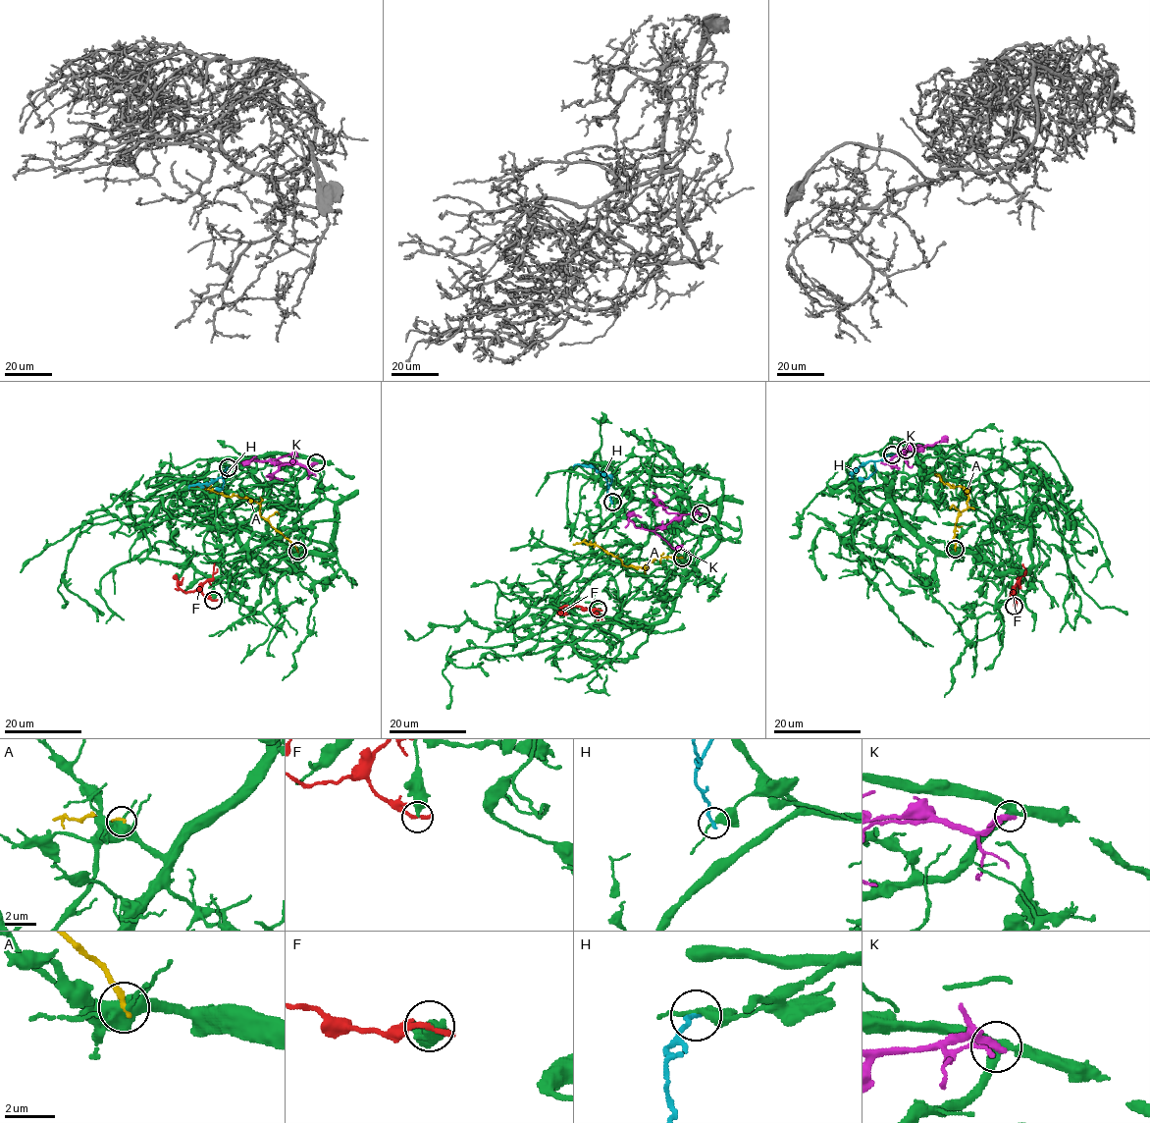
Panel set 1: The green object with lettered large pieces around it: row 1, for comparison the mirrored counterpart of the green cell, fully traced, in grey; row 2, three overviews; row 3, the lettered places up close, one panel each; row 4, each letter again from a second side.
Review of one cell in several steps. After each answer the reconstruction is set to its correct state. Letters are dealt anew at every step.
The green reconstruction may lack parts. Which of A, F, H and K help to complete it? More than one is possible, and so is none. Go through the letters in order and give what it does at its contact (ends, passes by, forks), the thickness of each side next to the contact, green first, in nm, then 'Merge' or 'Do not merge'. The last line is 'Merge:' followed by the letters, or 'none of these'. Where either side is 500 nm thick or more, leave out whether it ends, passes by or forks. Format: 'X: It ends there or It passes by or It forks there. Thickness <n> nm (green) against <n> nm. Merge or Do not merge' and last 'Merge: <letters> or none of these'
A: It ends there. Thickness 440 nm (green) against 280 nm. Do not merge
F: It ends there. Thickness 360 nm (green) against 280 nm. Do not merge
H: It ends there. Thickness 340 nm (green) against 190 nm. Do not merge
K: It ends there. Thickness 360 nm (green) against 380 nm. Do not merge
Merge: none of these

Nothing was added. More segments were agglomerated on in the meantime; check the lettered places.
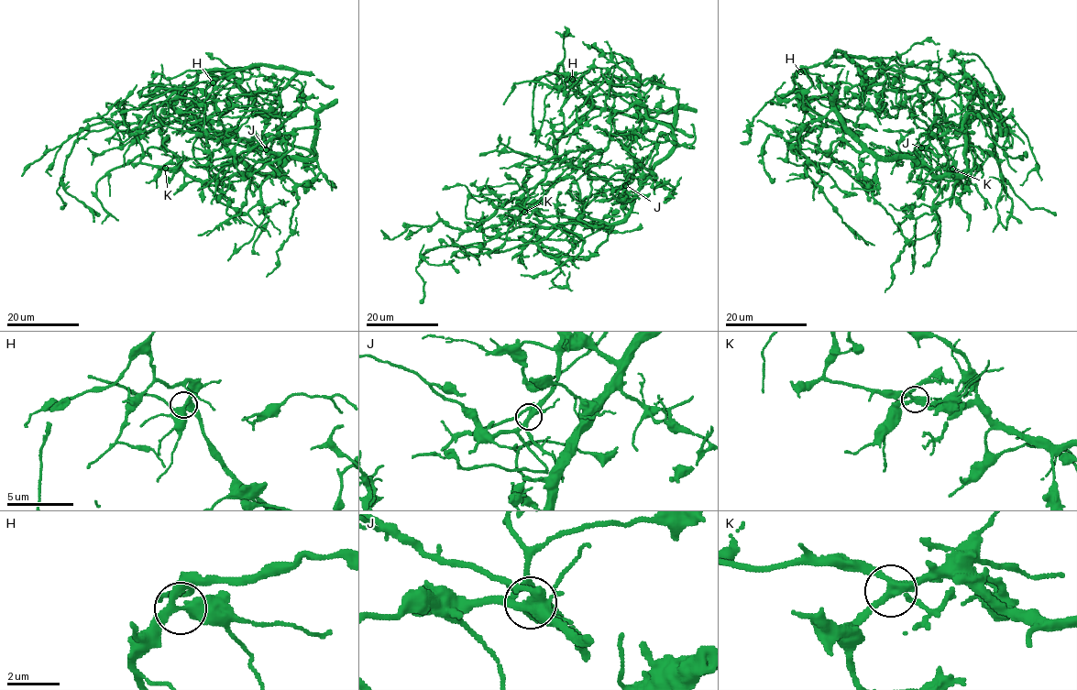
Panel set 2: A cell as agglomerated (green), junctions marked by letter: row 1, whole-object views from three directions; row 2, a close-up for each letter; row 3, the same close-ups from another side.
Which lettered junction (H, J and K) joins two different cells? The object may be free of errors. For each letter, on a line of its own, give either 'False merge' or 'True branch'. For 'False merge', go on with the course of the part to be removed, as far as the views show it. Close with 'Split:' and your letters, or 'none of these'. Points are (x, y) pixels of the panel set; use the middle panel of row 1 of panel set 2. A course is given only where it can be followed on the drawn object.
H: True branch
J: False merge. Course of the part to remove: (625, 185), (594, 196)
K: True branch
Split: J

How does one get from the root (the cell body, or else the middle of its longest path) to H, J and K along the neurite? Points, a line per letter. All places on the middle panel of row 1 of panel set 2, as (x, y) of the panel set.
H: (585, 223), (539, 226), (536, 235), (509, 213), (544, 178), (558, 138), (593, 107), (571, 79)
J: (585, 223), (612, 224), (620, 221), (650, 171), (636, 166), (632, 178), (625, 185)
K: (585, 223), (610, 224), (588, 217), (542, 215), (533, 211), (523, 213)

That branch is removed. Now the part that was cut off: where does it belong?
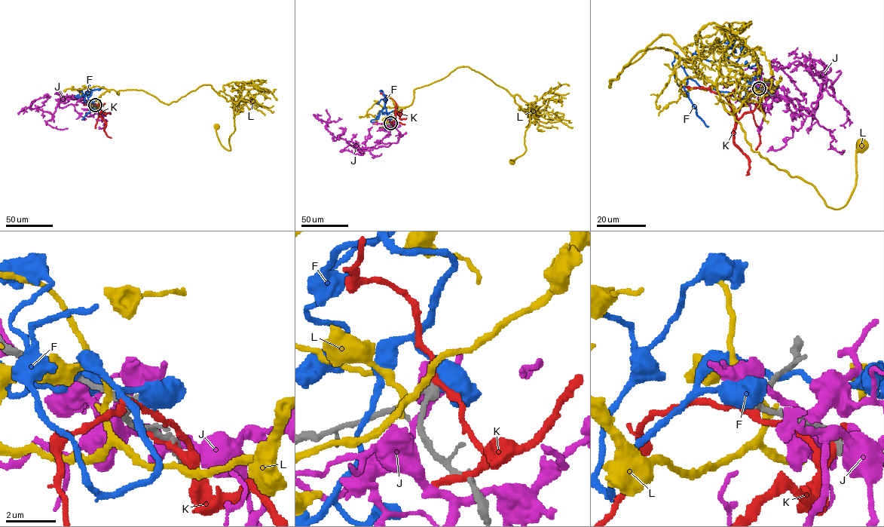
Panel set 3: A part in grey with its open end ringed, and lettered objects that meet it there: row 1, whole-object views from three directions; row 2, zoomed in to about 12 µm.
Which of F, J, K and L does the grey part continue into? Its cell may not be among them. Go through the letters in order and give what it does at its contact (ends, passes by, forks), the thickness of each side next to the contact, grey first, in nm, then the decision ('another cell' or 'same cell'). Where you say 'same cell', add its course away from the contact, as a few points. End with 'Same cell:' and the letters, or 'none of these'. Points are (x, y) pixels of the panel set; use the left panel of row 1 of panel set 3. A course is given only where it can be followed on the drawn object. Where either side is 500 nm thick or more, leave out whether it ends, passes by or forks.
F: it passes by; 280 nm thick on the grey side, 480 nm on the other; another cell
J: 300 nm thick on the grey side, 500 nm on the other; another cell
K: it passes by; 280 nm thick on the grey side, 200 nm on the other; another cell
L: it passes by; 200 nm thick on the grey side, 280 nm on the other; another cell
Same cell: none of these

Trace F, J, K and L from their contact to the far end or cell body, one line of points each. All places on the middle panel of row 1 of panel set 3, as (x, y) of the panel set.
F: (390, 123), (383, 94), (387, 98), (381, 111), (386, 114), (392, 111), (397, 112), (397, 108)
J: (390, 123), (381, 142), (390, 143), (388, 146), (354, 148), (327, 129), (327, 122), (338, 117)
K: (390, 123), (392, 126), (395, 124), (396, 102), (380, 93)
L: (389, 124), (397, 111), (411, 104), (414, 89), (469, 67), (530, 105), (526, 149), (512, 162)

